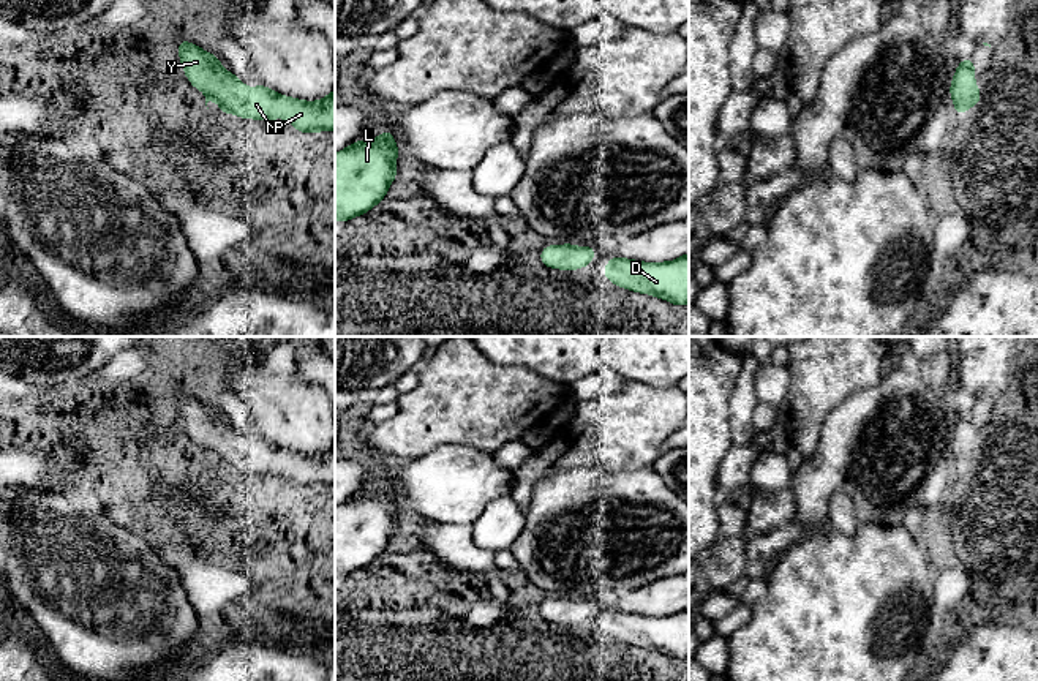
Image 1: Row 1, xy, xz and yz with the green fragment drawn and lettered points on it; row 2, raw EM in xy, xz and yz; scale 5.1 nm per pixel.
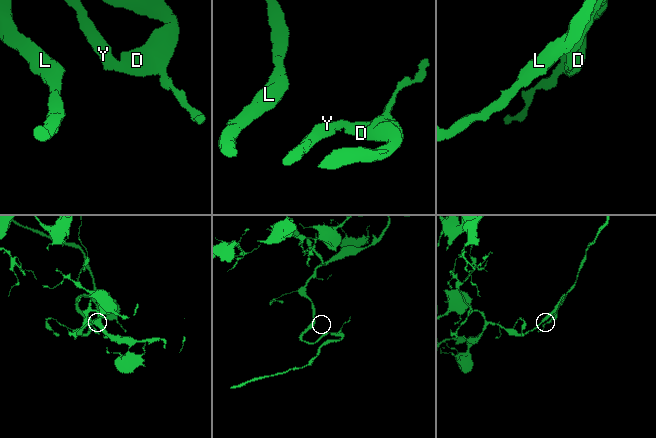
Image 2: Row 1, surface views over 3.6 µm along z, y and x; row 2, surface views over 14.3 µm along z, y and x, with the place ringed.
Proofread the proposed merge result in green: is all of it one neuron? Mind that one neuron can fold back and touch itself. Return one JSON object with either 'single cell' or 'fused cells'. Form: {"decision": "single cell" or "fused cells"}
{"decision": "single cell"}

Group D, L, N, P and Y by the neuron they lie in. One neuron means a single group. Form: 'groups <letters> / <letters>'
groups D L N P Y

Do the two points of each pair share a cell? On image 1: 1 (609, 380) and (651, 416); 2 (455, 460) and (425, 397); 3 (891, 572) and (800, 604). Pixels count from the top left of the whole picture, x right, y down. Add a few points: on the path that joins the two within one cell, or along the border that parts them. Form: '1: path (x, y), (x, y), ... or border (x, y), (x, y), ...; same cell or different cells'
1: border (626, 380), (615, 392), (585, 402); different cells
2: border (484, 449), (438, 444), (413, 459); different cells
3: path (869, 594), (860, 604), (822, 604); same cell

